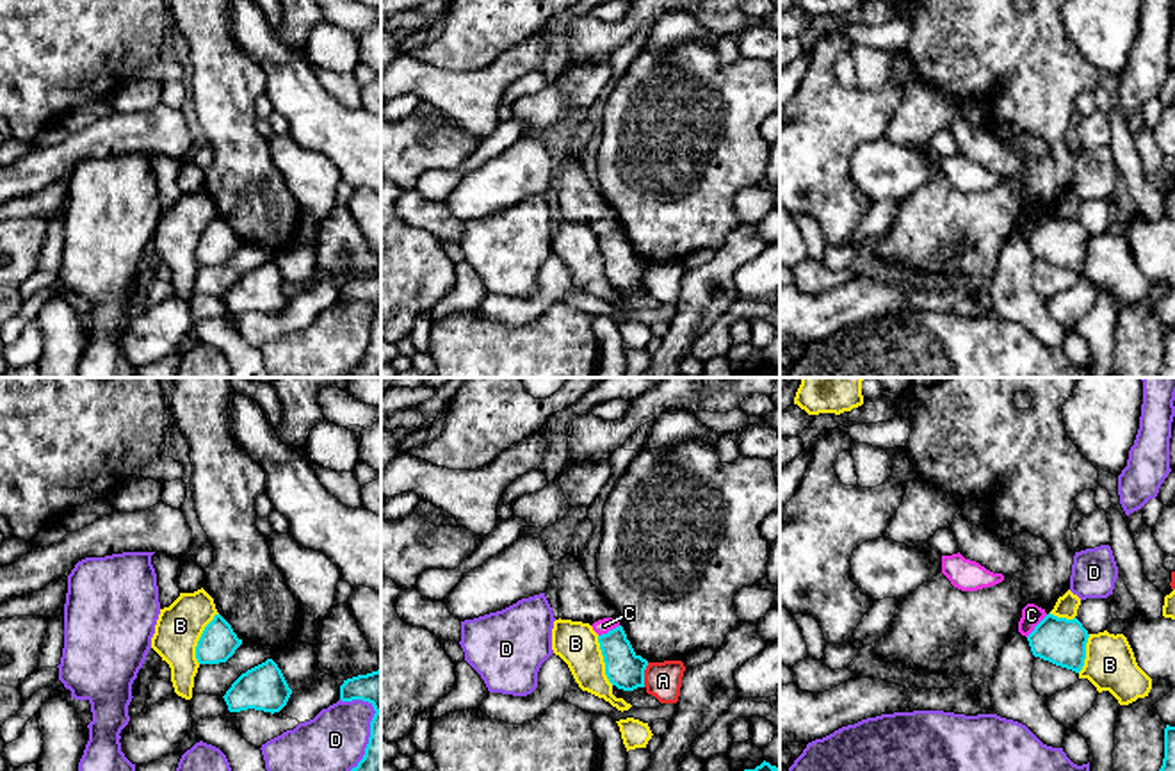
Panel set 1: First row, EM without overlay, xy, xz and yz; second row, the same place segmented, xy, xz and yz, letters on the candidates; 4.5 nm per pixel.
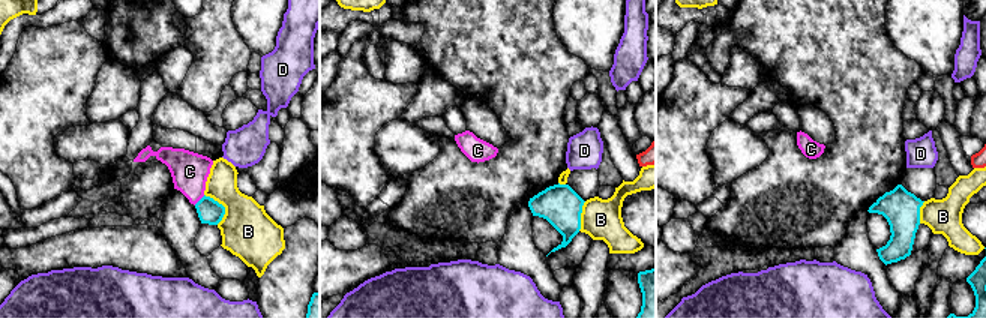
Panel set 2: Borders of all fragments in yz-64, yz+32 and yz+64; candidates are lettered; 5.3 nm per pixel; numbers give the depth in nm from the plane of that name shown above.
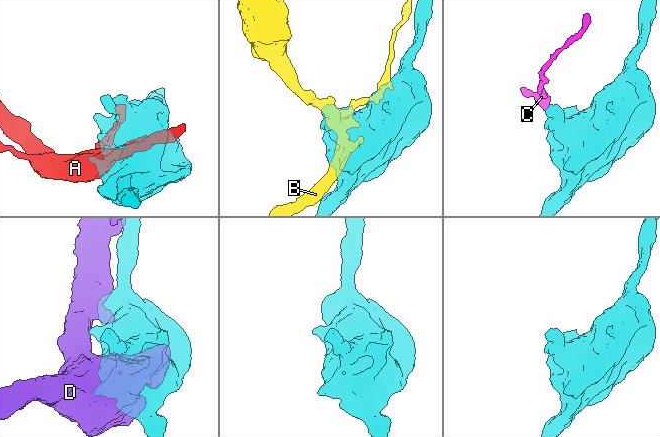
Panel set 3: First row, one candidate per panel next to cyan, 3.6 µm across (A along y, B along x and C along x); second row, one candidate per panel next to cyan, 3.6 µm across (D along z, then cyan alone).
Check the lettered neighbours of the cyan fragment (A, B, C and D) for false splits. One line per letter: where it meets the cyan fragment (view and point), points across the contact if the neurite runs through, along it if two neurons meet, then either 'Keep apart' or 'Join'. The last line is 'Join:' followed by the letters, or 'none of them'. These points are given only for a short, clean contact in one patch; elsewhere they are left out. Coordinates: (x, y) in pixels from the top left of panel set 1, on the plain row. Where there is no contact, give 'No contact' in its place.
A: Touches cyan at xz (643, 276). Boundary: xz (648, 264), (643, 275), (643, 287). Keep apart
B: Touches cyan at xy (200, 239). Keep apart
C: Touches cyan at yz (1037, 227). Boundary: yz (1047, 216), (1026, 237). Keep apart
D: Touches cyan at xy (369, 339). Keep apart
Join: none of them

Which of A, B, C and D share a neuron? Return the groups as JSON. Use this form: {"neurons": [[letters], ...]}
{"neurons": [["A"], ["B"], ["C"], ["D"]]}

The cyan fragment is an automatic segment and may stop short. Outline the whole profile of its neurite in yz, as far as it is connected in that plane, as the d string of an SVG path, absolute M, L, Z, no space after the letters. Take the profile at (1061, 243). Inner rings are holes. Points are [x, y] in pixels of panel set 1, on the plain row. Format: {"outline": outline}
{"outline": "M1047 215L1027 237L1034 258L1079 274L1086 260L1088 231L1074 219Z"}

